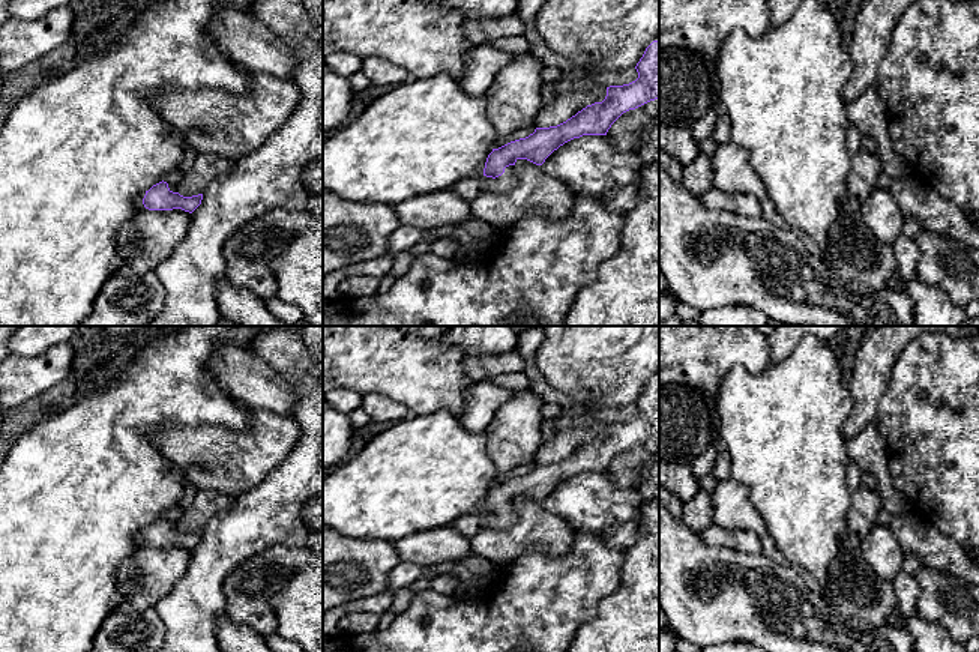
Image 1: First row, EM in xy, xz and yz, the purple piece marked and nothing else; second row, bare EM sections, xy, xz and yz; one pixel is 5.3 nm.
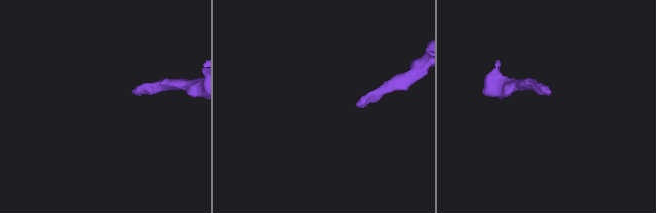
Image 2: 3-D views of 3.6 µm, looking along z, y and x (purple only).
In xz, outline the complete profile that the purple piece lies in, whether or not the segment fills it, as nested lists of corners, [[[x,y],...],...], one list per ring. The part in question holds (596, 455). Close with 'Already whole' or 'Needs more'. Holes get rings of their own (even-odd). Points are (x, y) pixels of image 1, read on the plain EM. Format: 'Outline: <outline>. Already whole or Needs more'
Outline: [[[659,377],[646,385],[635,406],[638,415],[629,421],[607,424],[602,439],[587,442],[557,463],[536,464],[526,475],[493,485],[482,512],[458,517],[449,526],[468,539],[482,529],[509,529],[517,523],[514,502],[518,496],[542,502],[554,487],[574,475],[607,472],[623,449],[659,436]]]. Needs more

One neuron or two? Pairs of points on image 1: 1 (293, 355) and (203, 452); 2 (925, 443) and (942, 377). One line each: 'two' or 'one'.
1: two
2: one

